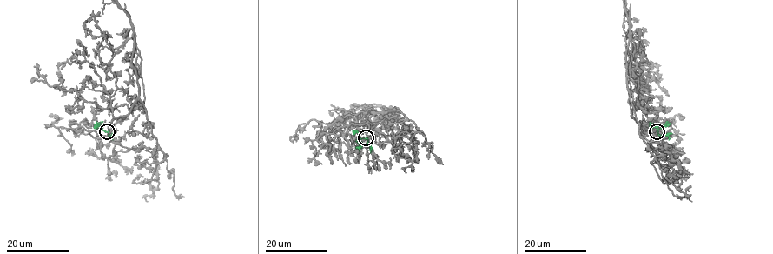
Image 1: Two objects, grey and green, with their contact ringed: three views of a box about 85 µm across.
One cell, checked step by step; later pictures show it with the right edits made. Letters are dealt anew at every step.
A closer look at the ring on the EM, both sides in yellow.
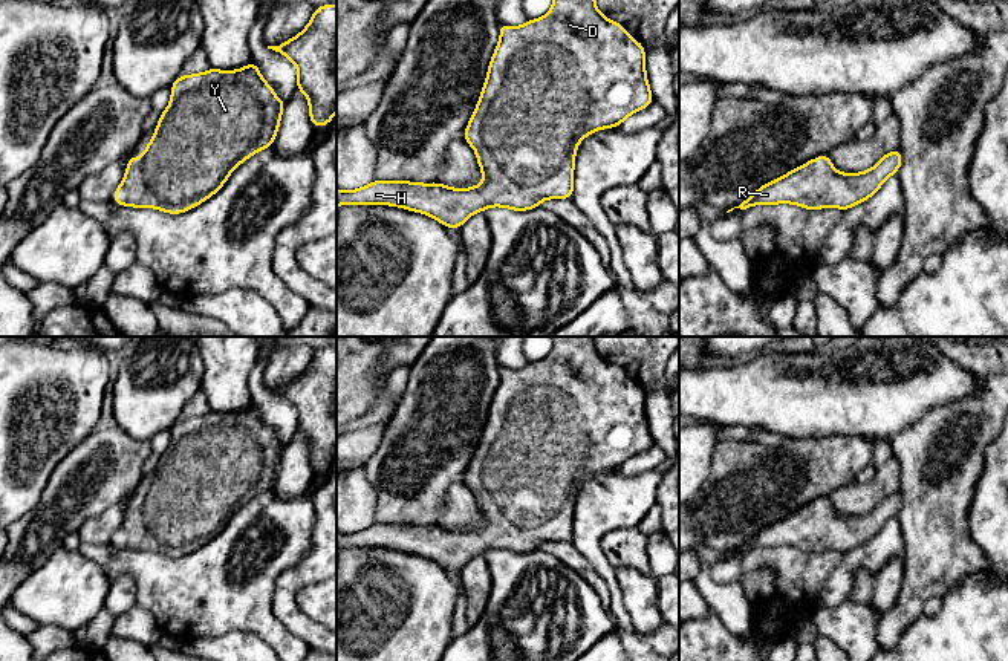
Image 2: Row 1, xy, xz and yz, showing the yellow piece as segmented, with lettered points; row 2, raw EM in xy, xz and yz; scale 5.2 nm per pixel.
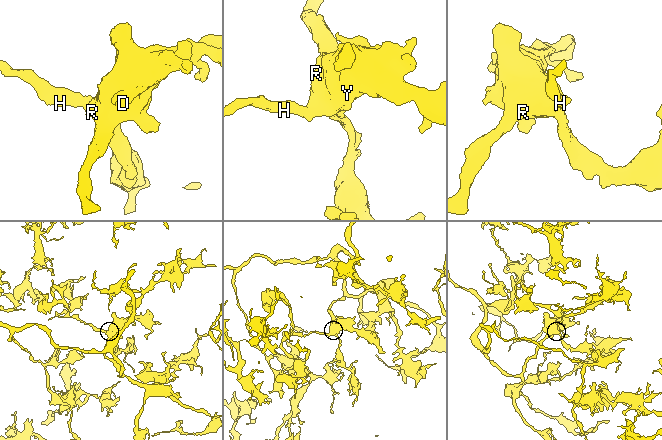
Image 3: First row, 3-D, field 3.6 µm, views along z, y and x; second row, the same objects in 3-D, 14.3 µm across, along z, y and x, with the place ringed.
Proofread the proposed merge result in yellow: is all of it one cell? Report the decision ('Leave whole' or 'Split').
Leave whole

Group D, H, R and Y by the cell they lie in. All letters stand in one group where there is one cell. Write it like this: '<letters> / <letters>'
D H R Y

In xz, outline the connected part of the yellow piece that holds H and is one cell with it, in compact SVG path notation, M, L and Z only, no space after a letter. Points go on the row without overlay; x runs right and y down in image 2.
M595 337L552 340L551 353L537 363L517 370L499 366L500 383L463 476L463 484L476 494L482 526L457 532L439 525L375 522L352 534L337 531L337 549L392 548L460 572L470 558L489 549L528 554L545 542L572 542L580 484L595 473L619 470L655 441L645 418L644 389L598 353Z

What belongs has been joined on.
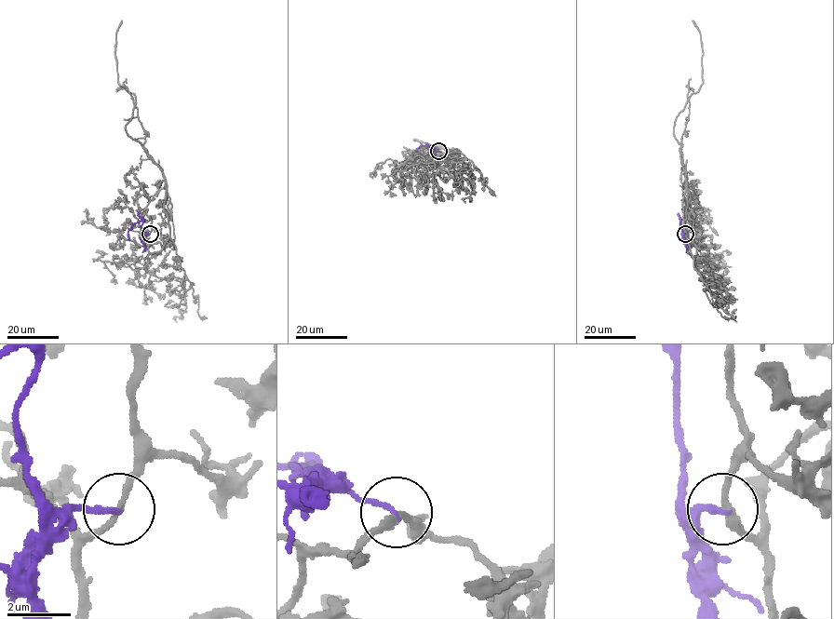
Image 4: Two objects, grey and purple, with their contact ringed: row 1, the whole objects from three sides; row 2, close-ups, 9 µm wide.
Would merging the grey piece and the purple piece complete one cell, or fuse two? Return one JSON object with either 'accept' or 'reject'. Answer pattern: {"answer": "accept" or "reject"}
{"answer": "reject"}

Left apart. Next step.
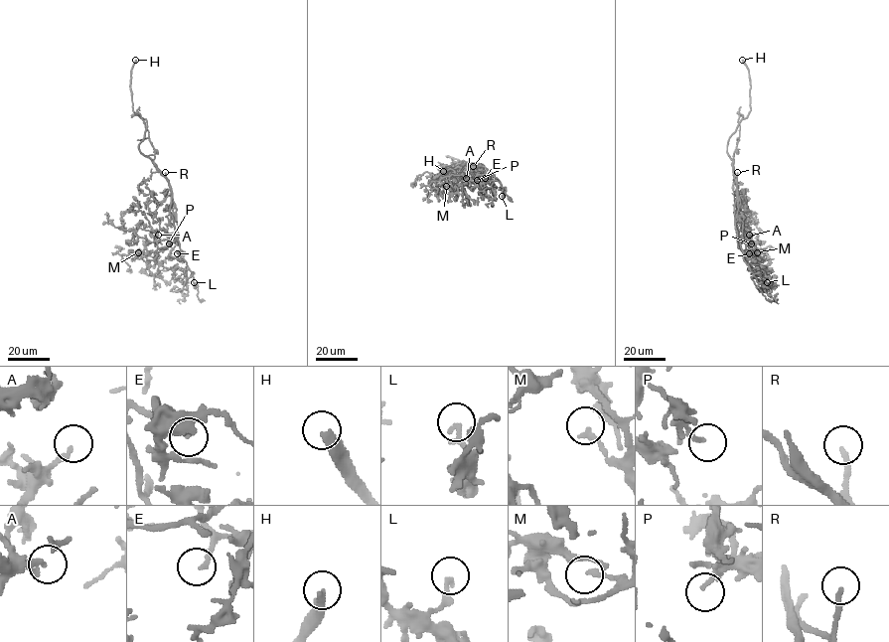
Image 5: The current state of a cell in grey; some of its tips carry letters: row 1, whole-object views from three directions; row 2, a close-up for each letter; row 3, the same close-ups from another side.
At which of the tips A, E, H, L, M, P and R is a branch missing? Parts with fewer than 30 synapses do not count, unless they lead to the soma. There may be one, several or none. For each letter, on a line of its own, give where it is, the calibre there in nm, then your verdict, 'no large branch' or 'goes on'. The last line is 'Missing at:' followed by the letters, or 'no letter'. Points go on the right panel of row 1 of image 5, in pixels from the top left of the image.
A: place (749, 235); calibre 200 nm; no large branch
E: place (749, 253); calibre 180 nm; goes on
H: place (742, 60); calibre 340 nm; goes on
L: place (767, 282); calibre 200 nm; no large branch
M: place (757, 252); calibre 180 nm; no large branch
P: place (751, 243); calibre 160 nm; no large branch
R: place (737, 172); calibre 170 nm; goes on
Missing at: E, H, R

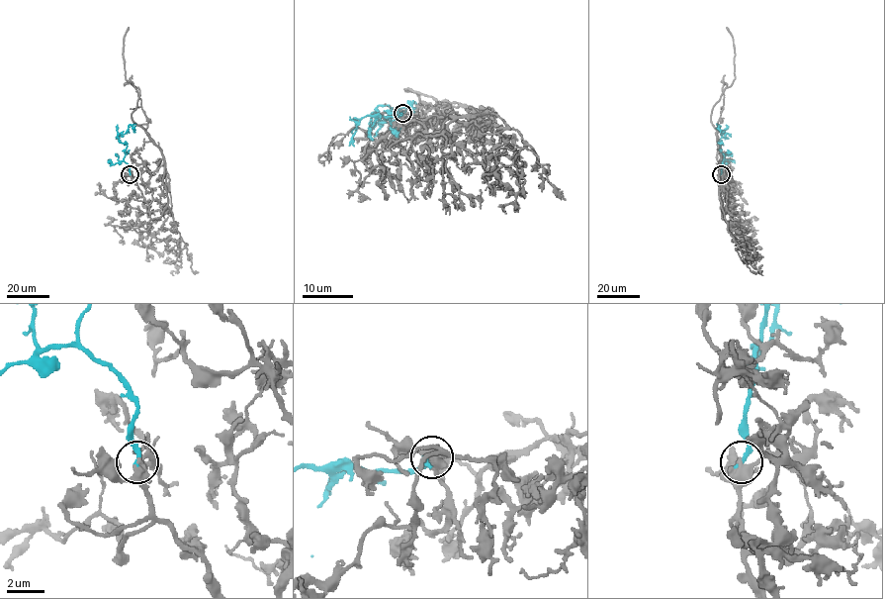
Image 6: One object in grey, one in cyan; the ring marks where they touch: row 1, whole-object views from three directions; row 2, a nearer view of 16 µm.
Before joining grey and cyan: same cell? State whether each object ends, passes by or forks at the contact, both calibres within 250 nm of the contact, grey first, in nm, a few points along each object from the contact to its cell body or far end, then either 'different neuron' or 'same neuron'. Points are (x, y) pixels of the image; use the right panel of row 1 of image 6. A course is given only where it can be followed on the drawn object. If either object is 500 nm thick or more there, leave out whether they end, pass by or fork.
grey forks; cyan ends; calibres 340 and 240 nm; course grey (721, 173), (727, 195), (723, 219), (720, 153), (711, 113), (735, 77), (733, 38), (726, 27); course cyan (721, 173), (724, 153), (718, 142), (725, 134), (722, 134), (719, 125), (720, 132); same neuron

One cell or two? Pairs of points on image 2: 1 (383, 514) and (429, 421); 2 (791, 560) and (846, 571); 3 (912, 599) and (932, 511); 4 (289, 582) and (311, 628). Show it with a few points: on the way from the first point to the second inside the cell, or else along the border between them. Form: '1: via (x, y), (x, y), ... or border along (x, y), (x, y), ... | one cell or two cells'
1: via (403, 491), (410, 484), (410, 472), (427, 444) | one cell
2: border along (845, 554), (819, 600) | two cells
3: via (924, 577), (932, 565), (932, 533) | one cell
4: via (289, 594), (289, 609), (299, 618) | one cell

